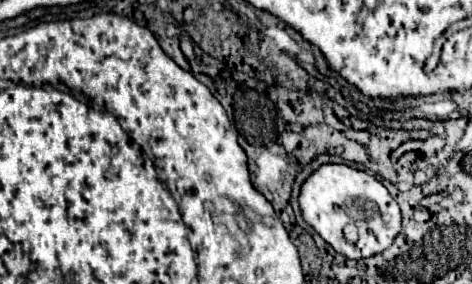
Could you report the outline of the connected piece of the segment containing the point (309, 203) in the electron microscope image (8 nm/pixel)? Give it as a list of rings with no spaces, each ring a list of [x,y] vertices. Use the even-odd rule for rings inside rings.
[[[324,164],[320,166],[302,186],[302,192],[300,192],[300,208],[302,208],[302,216],[304,220],[340,254],[344,254],[346,258],[370,258],[382,250],[386,250],[394,238],[398,236],[400,232],[400,222],[402,222],[402,216],[400,216],[400,208],[396,204],[396,200],[390,196],[390,192],[370,174],[366,174],[364,170],[356,170],[356,168],[350,168],[350,166],[344,166],[344,164]],[[346,222],[352,222],[358,226],[360,230],[360,240],[358,244],[346,244],[344,236],[342,236],[342,228]]]

